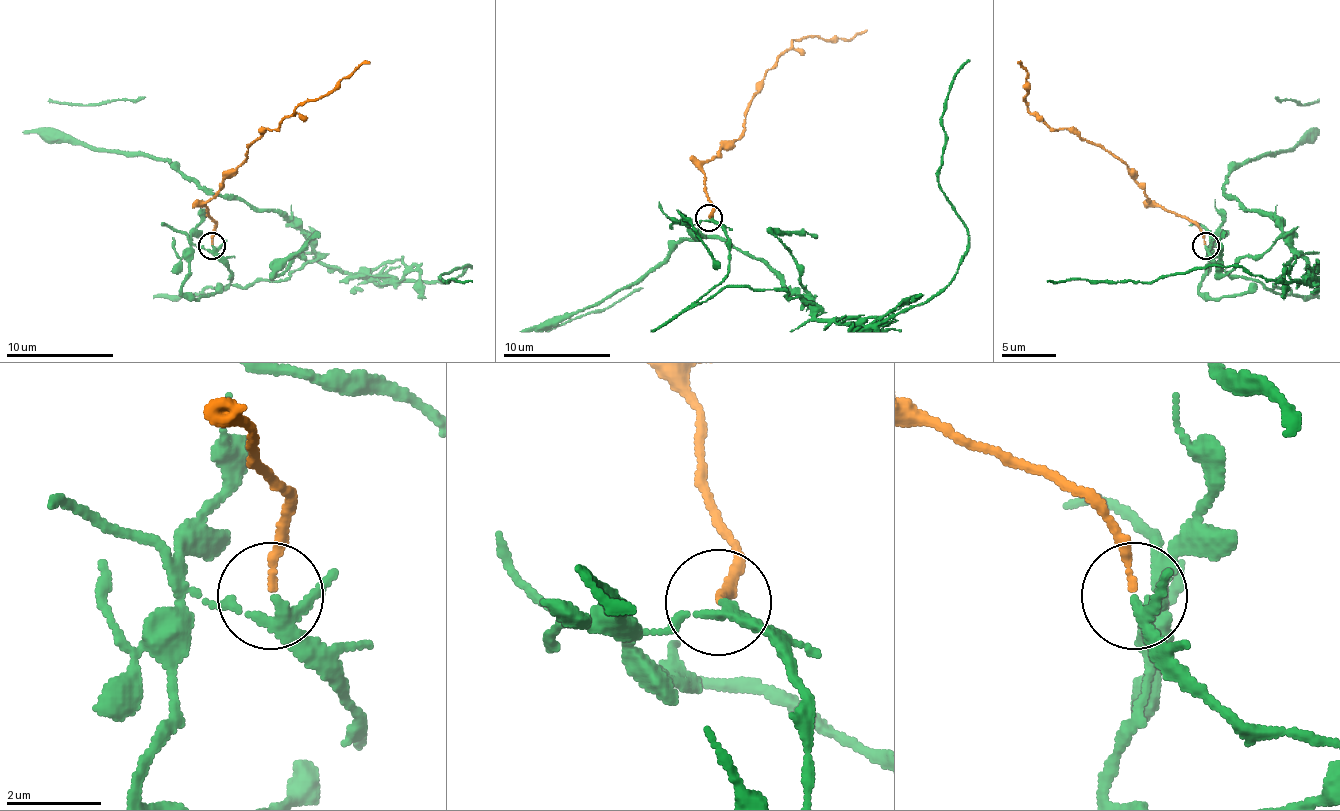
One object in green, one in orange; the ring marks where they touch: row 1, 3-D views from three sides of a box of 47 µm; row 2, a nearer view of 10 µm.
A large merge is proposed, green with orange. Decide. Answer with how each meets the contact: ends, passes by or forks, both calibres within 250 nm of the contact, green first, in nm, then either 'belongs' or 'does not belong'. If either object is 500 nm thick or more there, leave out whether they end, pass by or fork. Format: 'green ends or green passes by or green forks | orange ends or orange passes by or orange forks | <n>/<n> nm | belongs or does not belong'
green forks | orange ends | 150/140 nm | does not belong

